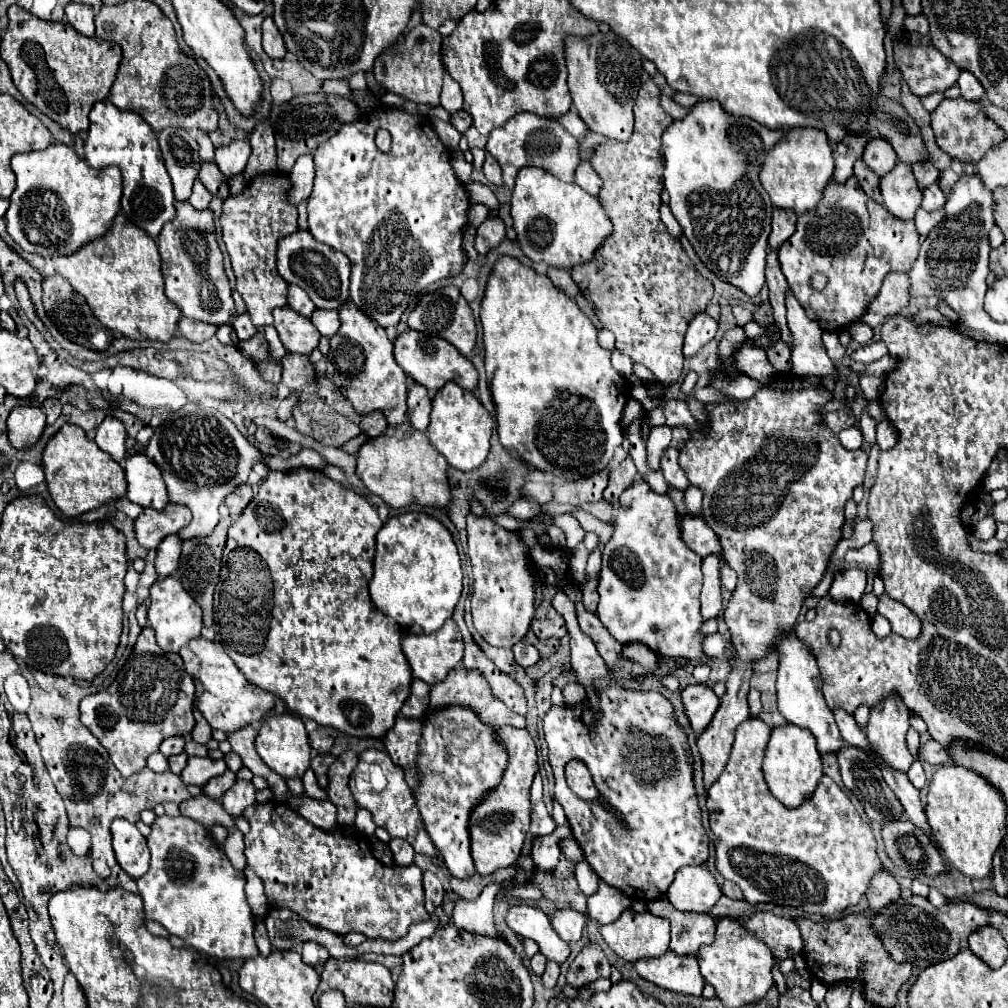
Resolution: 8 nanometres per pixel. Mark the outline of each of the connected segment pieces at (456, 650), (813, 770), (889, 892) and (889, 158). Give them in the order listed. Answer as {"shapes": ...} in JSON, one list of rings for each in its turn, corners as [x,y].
{"shapes":[[[[447,619],[445,625],[431,635],[405,637],[401,645],[413,677],[427,685],[445,681],[463,657],[463,641],[453,619]]],[[[791,723],[773,729],[767,749],[765,749],[763,773],[765,773],[769,791],[775,797],[779,797],[779,801],[785,807],[799,807],[799,805],[803,805],[803,801],[811,799],[811,793],[815,793],[815,789],[823,777],[821,753],[817,751],[817,741],[815,741],[815,737],[811,737],[811,731],[791,725]]],[[[885,869],[877,871],[867,889],[869,905],[875,911],[879,911],[879,909],[885,909],[885,905],[893,905],[893,901],[897,901],[899,897],[901,897],[901,887],[895,881],[895,877]]],[[[875,137],[875,139],[869,139],[863,153],[863,161],[871,171],[883,177],[899,163],[899,157],[889,141],[885,141],[883,137]]]]}

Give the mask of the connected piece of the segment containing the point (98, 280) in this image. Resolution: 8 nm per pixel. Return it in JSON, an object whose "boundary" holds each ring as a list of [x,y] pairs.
{"boundary":[[[117,213],[107,233],[89,241],[73,255],[53,257],[55,271],[87,299],[95,317],[111,331],[129,339],[169,341],[181,319],[181,311],[163,293],[161,257],[157,243],[139,227]]]}

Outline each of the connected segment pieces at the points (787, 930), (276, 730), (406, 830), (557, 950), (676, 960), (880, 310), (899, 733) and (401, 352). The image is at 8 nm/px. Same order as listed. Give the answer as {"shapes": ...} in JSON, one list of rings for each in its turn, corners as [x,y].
{"shapes":[[[[753,911],[747,917],[741,917],[743,927],[757,939],[769,945],[775,959],[787,959],[801,953],[803,939],[795,921],[779,917],[771,911]]],[[[271,715],[269,719],[265,719],[263,725],[259,727],[255,749],[259,757],[265,761],[265,765],[273,769],[275,773],[279,773],[283,779],[303,777],[303,773],[309,769],[311,745],[309,745],[309,737],[299,715]]],[[[379,755],[379,763],[385,771],[385,777],[387,777],[387,787],[377,795],[365,795],[367,791],[357,791],[357,785],[355,785],[355,779],[349,781],[349,787],[351,787],[351,793],[357,801],[359,807],[365,807],[371,811],[373,815],[373,821],[377,827],[383,827],[391,837],[401,837],[405,841],[409,841],[415,849],[415,853],[425,853],[425,855],[431,855],[431,857],[437,857],[439,851],[431,845],[431,837],[427,837],[427,829],[423,829],[423,819],[419,817],[419,809],[415,809],[415,797],[411,793],[411,789],[405,781],[405,771],[403,767],[395,765],[387,755]]],[[[521,903],[507,913],[507,925],[521,937],[537,941],[541,953],[555,963],[563,963],[569,957],[569,945],[555,933],[550,917],[541,909]]],[[[667,951],[655,959],[641,959],[635,963],[637,973],[663,989],[685,993],[685,995],[701,995],[703,977],[699,973],[699,965],[695,957],[681,957],[673,951]]],[[[889,273],[883,281],[881,291],[877,293],[875,301],[871,301],[867,313],[863,313],[859,323],[867,323],[869,327],[875,329],[877,325],[883,325],[887,317],[897,315],[901,309],[905,309],[909,303],[907,285],[909,285],[907,273]]],[[[897,695],[871,707],[871,717],[865,727],[869,749],[883,761],[883,765],[891,765],[891,769],[901,773],[907,773],[913,763],[905,745],[907,729],[909,709]]],[[[405,329],[403,333],[399,333],[393,345],[395,345],[395,361],[399,363],[399,367],[427,389],[441,389],[449,381],[455,381],[467,391],[473,391],[477,387],[477,369],[449,341],[425,333],[415,333],[415,329]]]]}

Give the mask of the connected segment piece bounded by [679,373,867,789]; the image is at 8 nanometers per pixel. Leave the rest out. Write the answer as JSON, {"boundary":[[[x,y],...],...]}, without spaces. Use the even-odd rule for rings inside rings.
{"boundary":[[[783,373],[771,381],[767,389],[759,389],[751,399],[737,405],[731,403],[709,403],[707,437],[693,437],[679,445],[679,465],[687,473],[691,485],[703,491],[703,519],[713,527],[723,545],[723,559],[739,575],[737,587],[729,605],[723,613],[725,623],[731,633],[731,643],[735,649],[737,663],[727,677],[727,693],[721,699],[717,713],[713,715],[707,729],[699,735],[697,747],[703,761],[703,787],[709,789],[715,779],[723,773],[727,757],[731,753],[731,741],[735,739],[735,729],[739,723],[749,719],[747,693],[749,679],[753,675],[749,661],[767,655],[779,637],[779,633],[791,633],[803,601],[823,579],[833,547],[841,539],[841,527],[845,521],[843,507],[853,495],[853,489],[863,483],[867,453],[847,451],[841,447],[839,439],[823,427],[819,405],[831,399],[831,391],[819,389],[799,389],[789,373]],[[779,383],[785,387],[781,391],[771,391],[769,385]]]}

